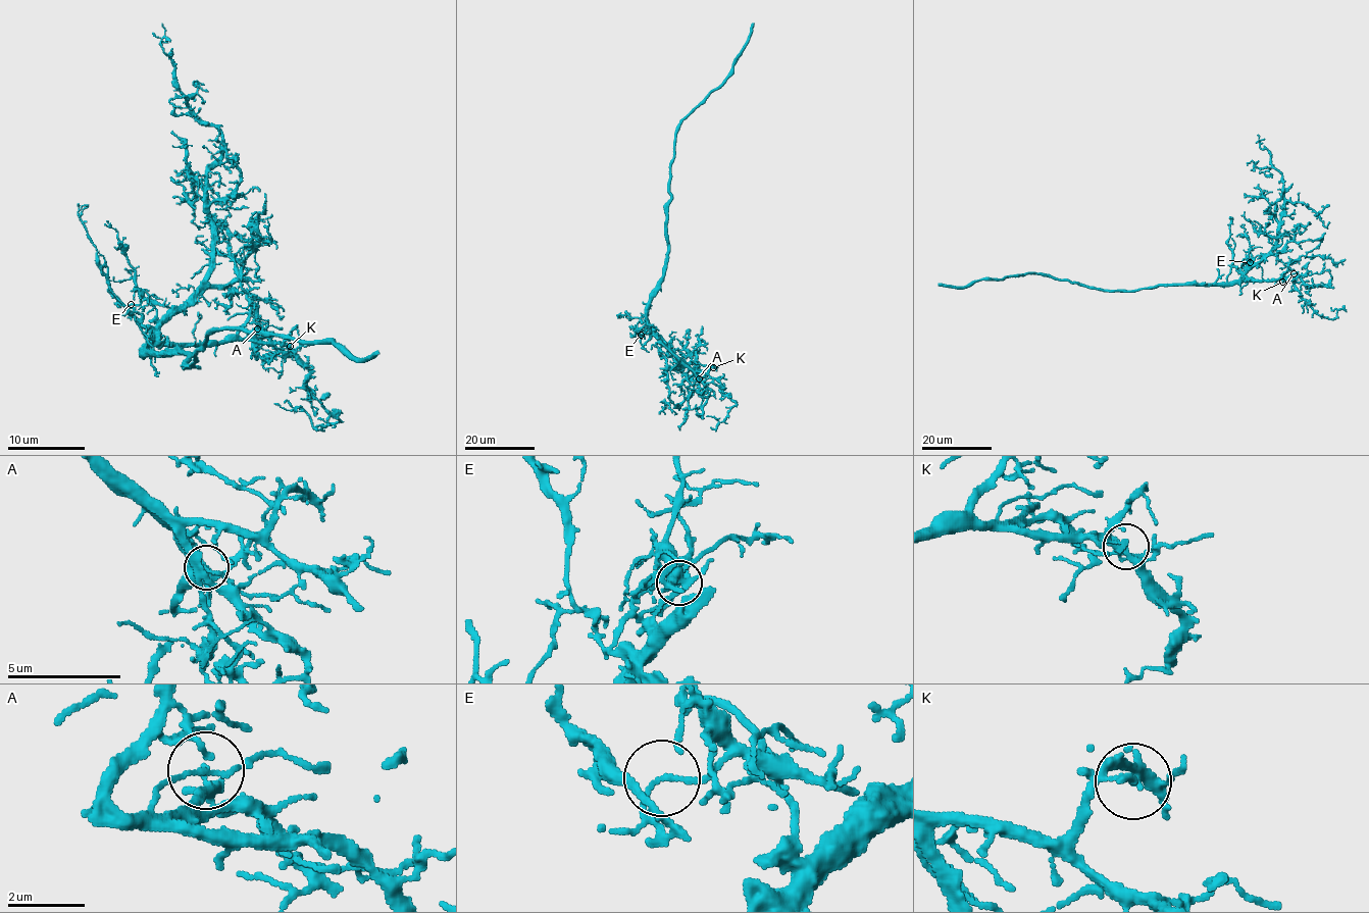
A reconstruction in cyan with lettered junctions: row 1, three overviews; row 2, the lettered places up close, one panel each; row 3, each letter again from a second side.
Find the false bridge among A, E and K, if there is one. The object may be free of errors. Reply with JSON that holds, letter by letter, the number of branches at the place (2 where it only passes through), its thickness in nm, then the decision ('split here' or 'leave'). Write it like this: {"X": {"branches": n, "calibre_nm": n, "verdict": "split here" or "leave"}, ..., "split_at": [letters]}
{"A": {"branches": 2, "calibre_nm": 100, "verdict": "leave"}, "E": {"branches": 2, "calibre_nm": 110, "verdict": "split here"}, "K": {"branches": 2, "calibre_nm": 120, "verdict": "leave"}, "split_at": ["E"]}

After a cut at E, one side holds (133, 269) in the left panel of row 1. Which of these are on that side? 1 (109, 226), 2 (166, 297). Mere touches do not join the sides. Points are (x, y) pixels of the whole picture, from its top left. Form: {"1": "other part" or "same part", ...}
{"1": "same part", "2": "same part"}

